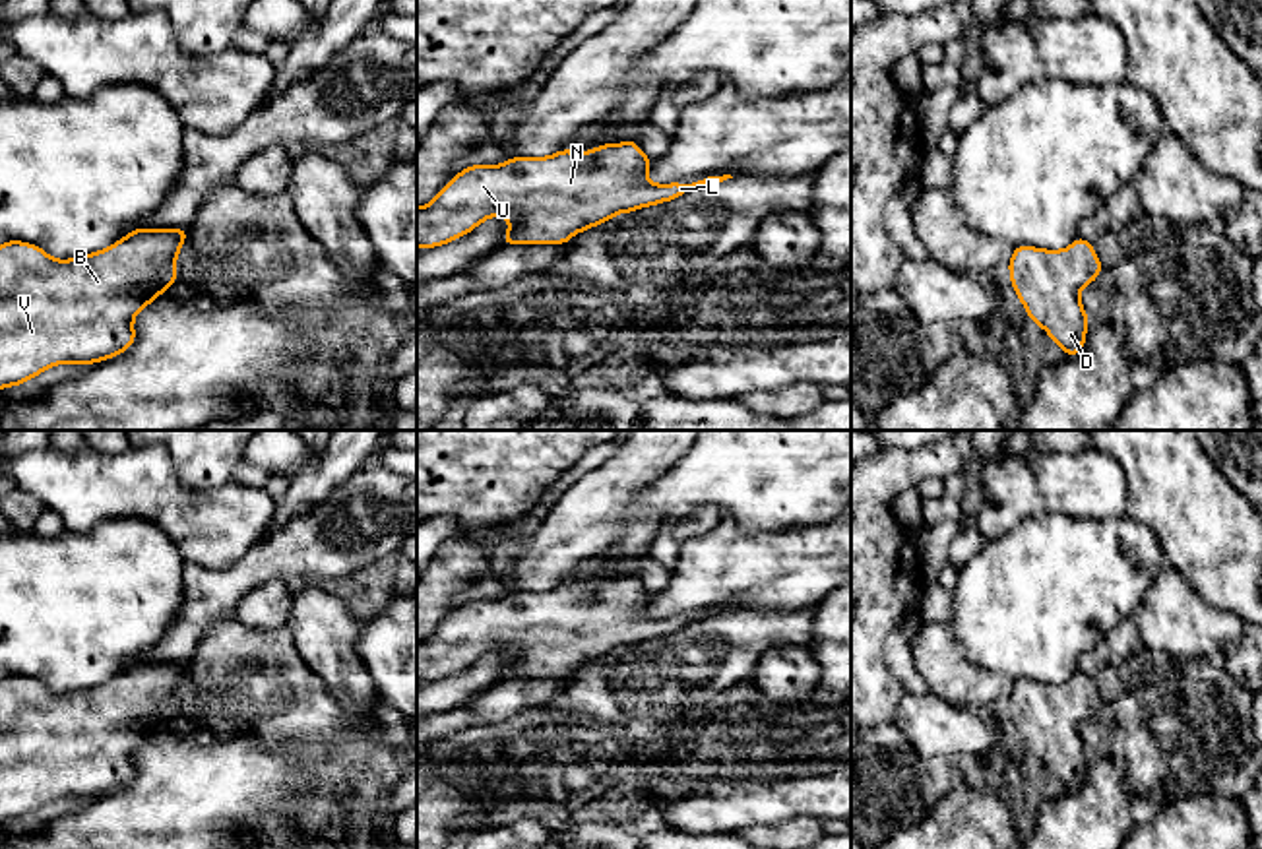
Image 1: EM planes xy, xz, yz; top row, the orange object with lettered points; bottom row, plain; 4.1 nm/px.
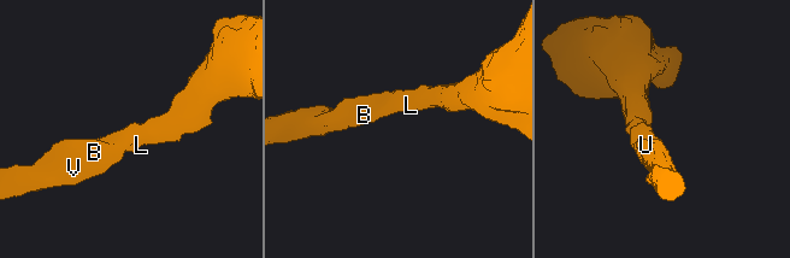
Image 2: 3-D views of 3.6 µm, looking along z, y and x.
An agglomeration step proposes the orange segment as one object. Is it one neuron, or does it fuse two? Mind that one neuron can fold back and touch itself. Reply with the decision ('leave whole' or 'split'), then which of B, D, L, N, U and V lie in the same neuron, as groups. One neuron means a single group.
leave whole; groups B D L N U V

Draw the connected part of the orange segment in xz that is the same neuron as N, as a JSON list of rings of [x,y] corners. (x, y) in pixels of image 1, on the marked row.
[[[634,140],[584,153],[560,149],[549,157],[471,165],[430,204],[417,207],[417,248],[448,244],[494,215],[510,223],[502,244],[566,244],[616,213],[733,178],[723,174],[692,184],[653,184],[647,180],[649,165],[651,159]]]

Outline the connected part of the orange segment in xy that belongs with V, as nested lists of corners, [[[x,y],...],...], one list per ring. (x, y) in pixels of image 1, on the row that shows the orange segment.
[[[134,229],[109,248],[54,260],[43,248],[0,246],[0,390],[21,386],[54,364],[91,364],[118,357],[136,341],[134,316],[176,285],[186,229]]]

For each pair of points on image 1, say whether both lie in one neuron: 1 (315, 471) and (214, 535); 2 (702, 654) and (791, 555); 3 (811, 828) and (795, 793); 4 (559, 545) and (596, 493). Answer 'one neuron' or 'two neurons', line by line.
1: two neurons
2: two neurons
3: two neurons
4: one neuron

